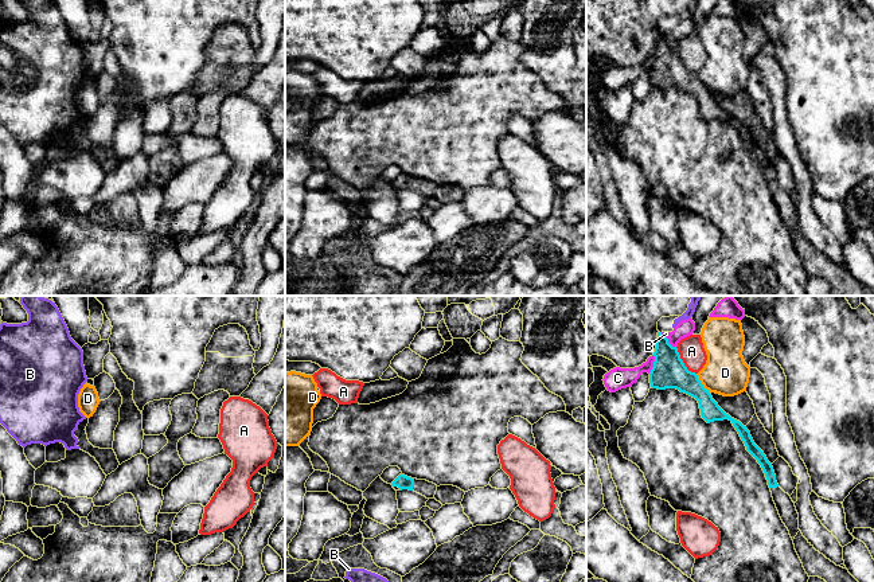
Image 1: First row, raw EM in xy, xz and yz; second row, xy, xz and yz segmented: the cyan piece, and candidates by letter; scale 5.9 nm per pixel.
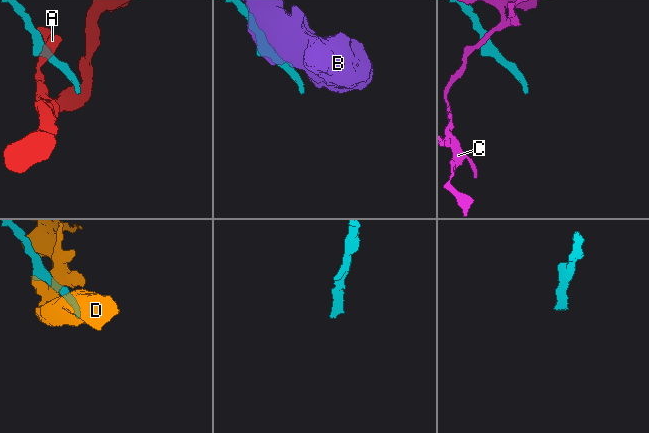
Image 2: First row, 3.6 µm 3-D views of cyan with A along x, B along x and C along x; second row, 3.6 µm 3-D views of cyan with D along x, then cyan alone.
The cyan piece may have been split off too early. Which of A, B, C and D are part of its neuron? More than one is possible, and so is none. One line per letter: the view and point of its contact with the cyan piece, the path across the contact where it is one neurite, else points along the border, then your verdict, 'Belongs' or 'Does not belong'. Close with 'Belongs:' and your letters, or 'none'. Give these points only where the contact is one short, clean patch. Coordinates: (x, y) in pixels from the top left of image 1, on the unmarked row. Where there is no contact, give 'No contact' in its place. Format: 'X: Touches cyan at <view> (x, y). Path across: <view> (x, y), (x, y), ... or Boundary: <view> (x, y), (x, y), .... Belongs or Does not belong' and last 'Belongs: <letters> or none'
A: Touches cyan at yz (682, 61). Boundary: yz (675, 46), (683, 63), (695, 73). Does not belong
B: Touches cyan at yz (663, 34). Does not belong
C: Touches cyan at yz (654, 63). Does not belong
D: Touches cyan at yz (701, 82). Does not belong
Belongs: none

